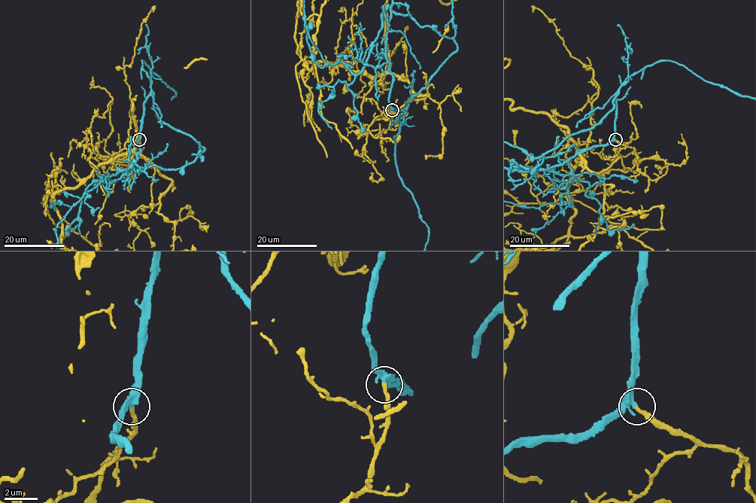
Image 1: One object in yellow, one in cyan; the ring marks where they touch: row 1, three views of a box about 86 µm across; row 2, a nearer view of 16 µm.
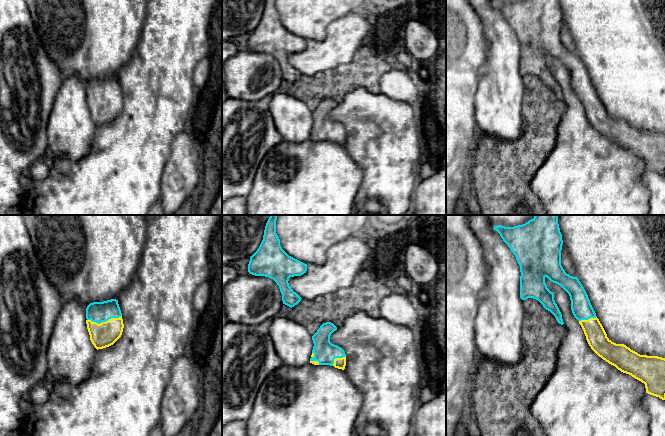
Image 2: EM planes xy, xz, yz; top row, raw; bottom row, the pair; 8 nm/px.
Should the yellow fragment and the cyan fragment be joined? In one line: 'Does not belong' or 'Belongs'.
Does not belong

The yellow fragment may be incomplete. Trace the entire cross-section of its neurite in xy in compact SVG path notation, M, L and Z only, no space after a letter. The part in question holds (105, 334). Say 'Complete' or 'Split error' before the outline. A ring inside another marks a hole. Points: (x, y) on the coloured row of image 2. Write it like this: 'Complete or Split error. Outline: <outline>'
Complete. Outline: M122 316L100 324L86 320L86 324L90 340L97 350L113 345L121 337L124 328Z

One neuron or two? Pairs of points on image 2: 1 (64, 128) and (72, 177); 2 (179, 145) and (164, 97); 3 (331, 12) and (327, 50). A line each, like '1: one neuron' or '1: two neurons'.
1: two neurons
2: two neurons
3: two neurons

